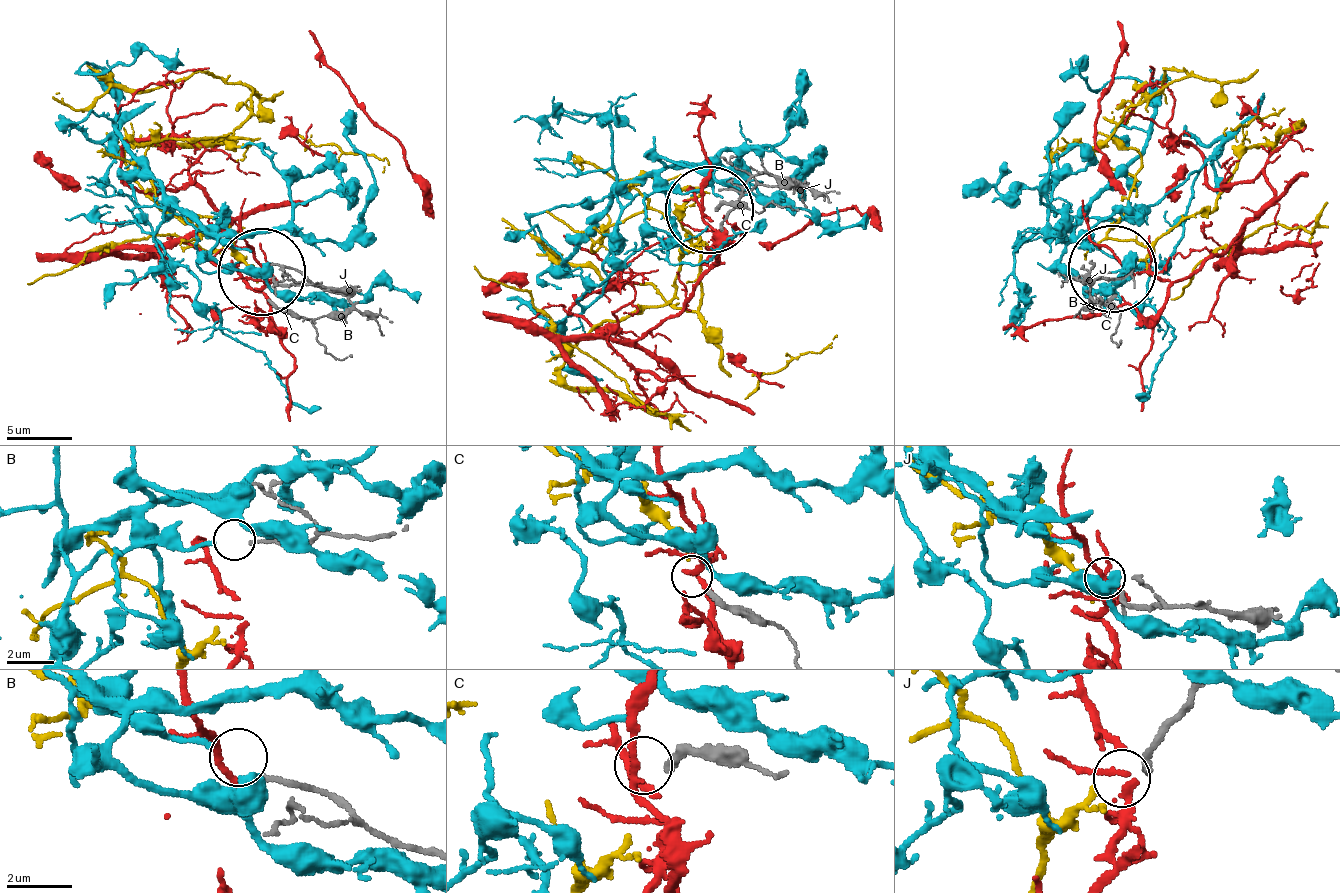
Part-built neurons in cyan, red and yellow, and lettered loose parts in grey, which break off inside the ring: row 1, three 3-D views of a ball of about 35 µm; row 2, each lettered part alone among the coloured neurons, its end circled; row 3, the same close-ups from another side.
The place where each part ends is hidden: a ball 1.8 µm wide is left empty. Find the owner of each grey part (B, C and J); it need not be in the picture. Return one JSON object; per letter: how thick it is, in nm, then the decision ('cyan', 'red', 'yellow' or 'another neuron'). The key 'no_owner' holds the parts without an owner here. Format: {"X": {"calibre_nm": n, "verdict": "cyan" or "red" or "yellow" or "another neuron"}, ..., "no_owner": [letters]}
{"B": {"calibre_nm": 160, "verdict": "cyan"}, "C": {"calibre_nm": 320, "verdict": "another neuron"}, "J": {"calibre_nm": 150, "verdict": "yellow"}, "no_owner": ["C"]}

